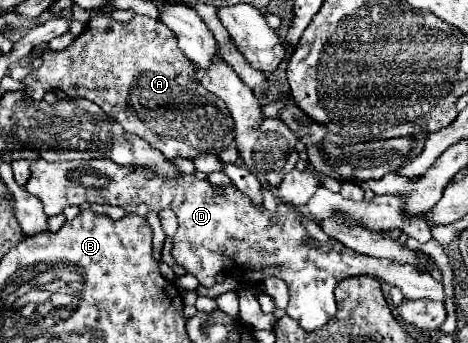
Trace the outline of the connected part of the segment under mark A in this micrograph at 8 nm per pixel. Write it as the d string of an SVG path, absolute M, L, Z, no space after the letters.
M108 16L90 18L84 32L74 38L66 50L46 50L42 54L42 66L32 70L22 80L22 86L24 92L34 100L42 100L50 90L60 90L68 98L96 100L96 104L104 108L110 118L120 122L128 134L136 134L148 140L148 144L164 152L166 158L194 160L206 154L220 154L234 142L234 122L228 108L224 102L220 102L220 98L196 82L194 66L188 62L188 58L184 58L184 54L180 54L172 30L168 30L168 26L156 18L134 16L128 22L116 22Z

